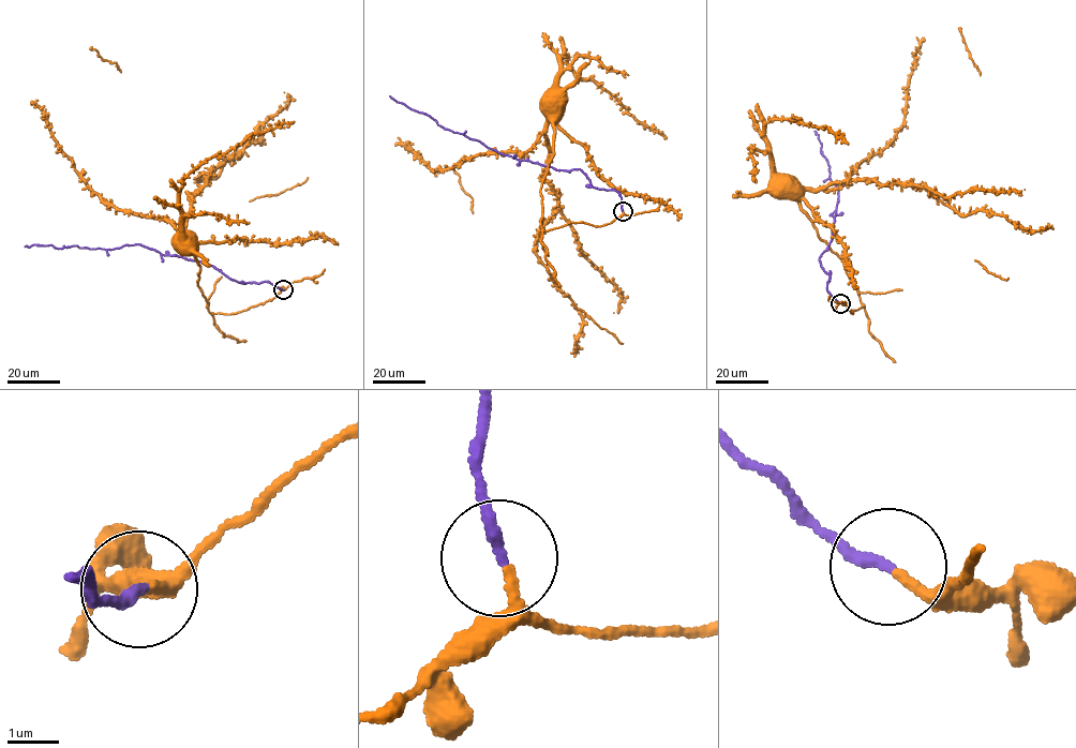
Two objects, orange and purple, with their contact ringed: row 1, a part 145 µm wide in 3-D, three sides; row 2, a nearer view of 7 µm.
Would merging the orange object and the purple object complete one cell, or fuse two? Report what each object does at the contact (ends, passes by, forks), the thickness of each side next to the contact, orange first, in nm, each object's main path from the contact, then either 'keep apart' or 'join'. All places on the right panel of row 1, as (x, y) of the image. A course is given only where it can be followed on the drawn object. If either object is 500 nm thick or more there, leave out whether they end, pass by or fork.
orange passes by; purple ends there; 140 nm thick on the orange side, 240 nm on the other; orange runs (841, 303), (853, 312), (850, 311), (863, 307), (843, 262), (818, 236), (812, 222), (793, 196), (797, 189); purple runs (840, 303), (827, 289), (831, 277), (819, 259), (833, 237), (838, 189), (830, 180), (815, 131); join

